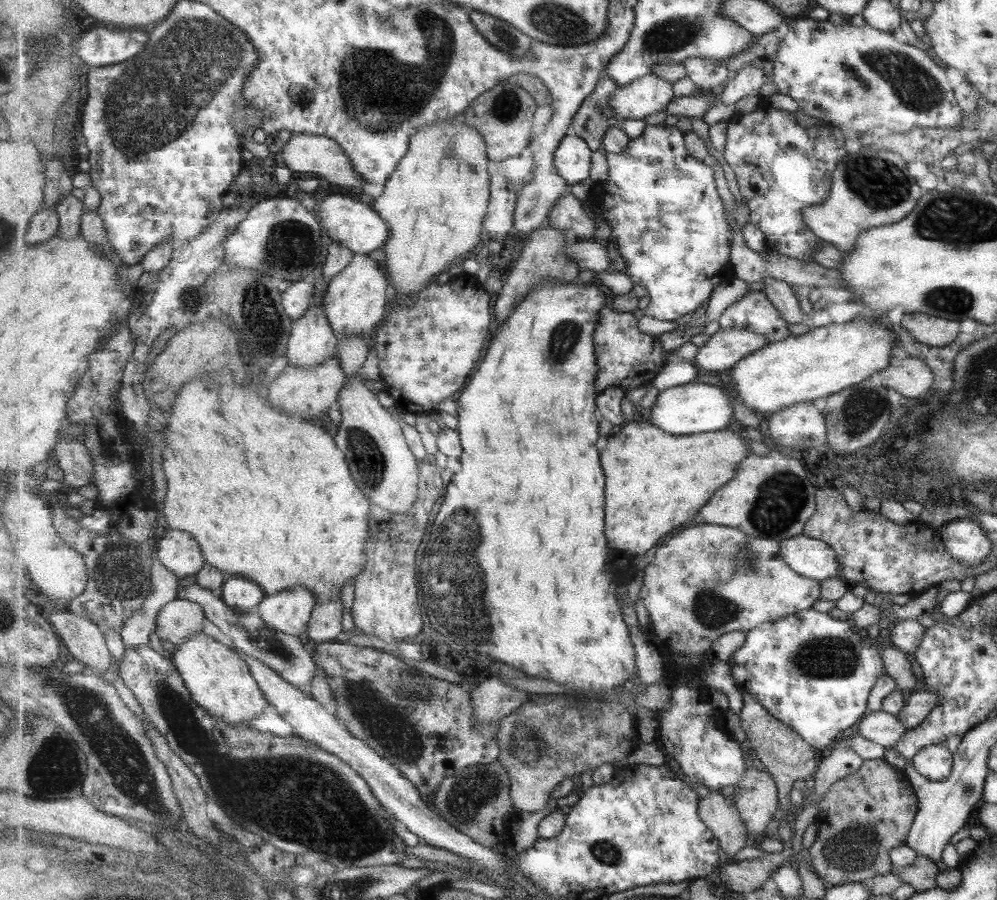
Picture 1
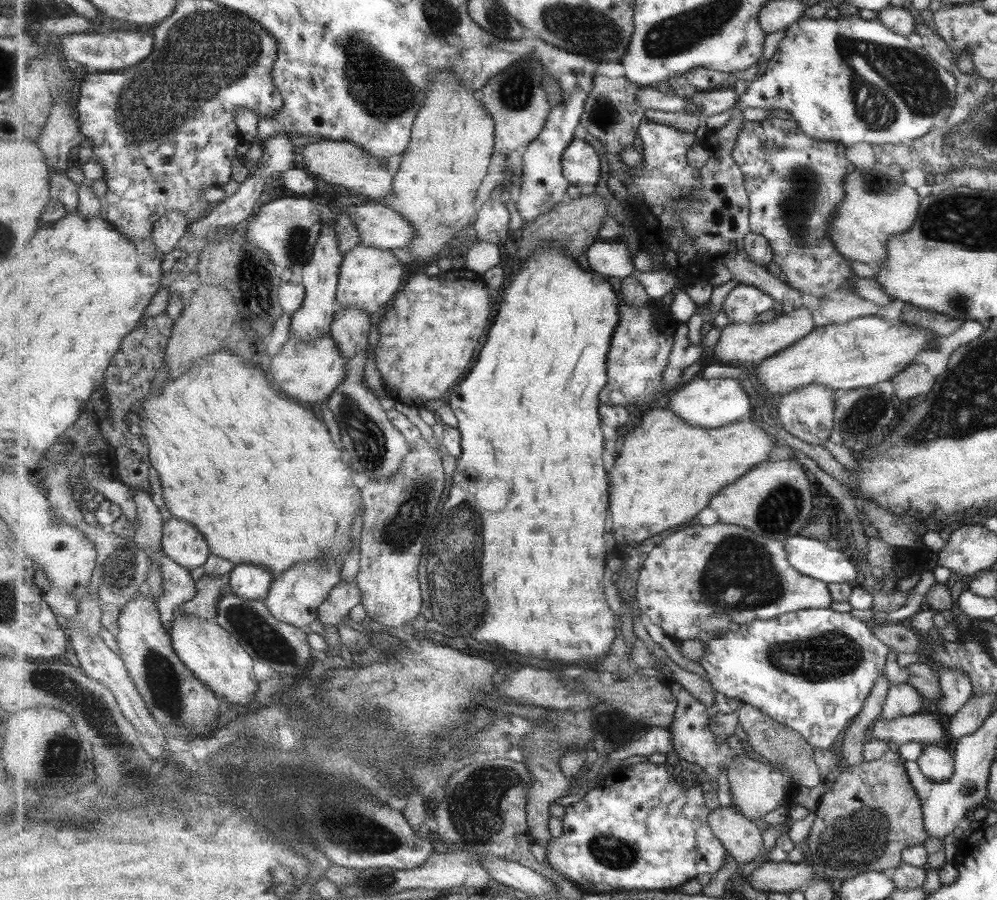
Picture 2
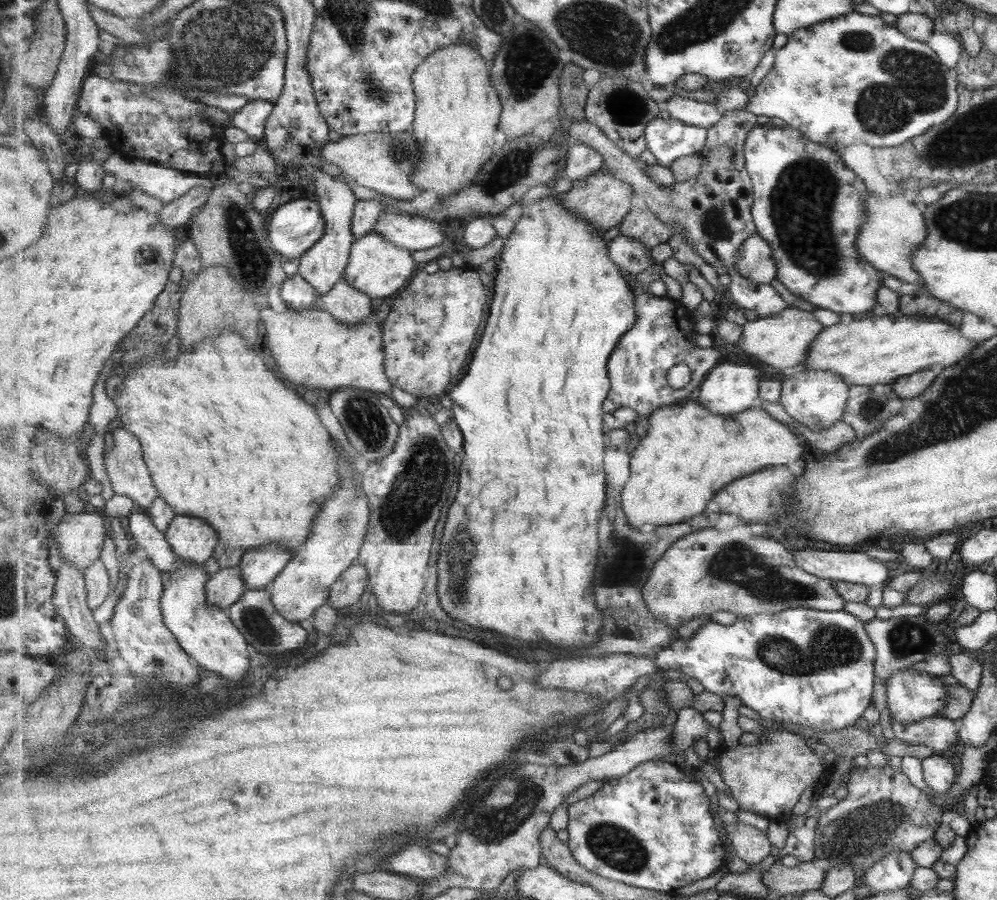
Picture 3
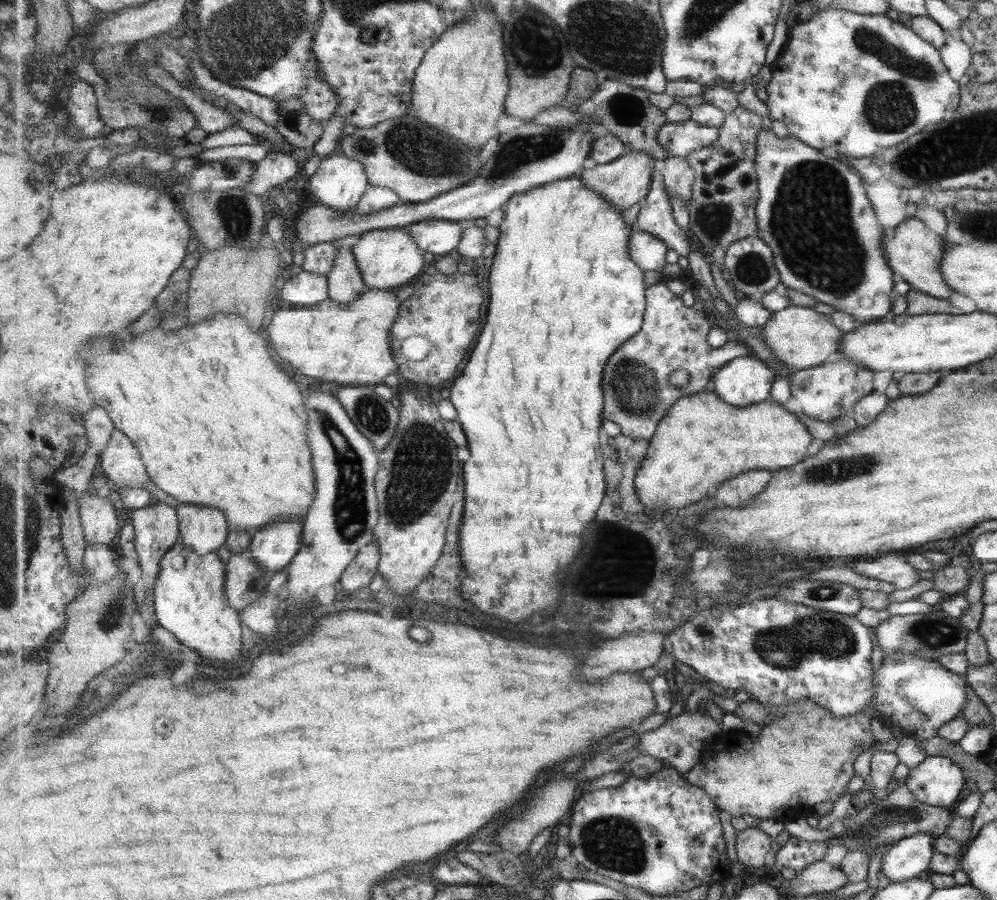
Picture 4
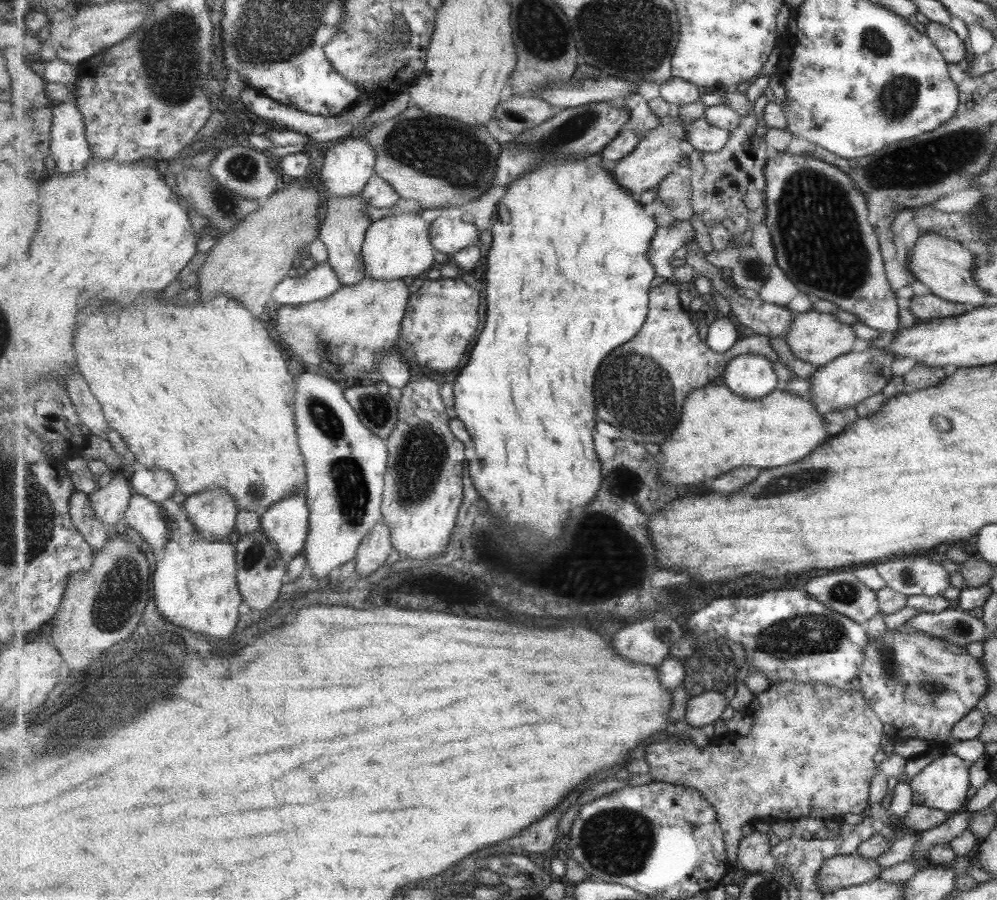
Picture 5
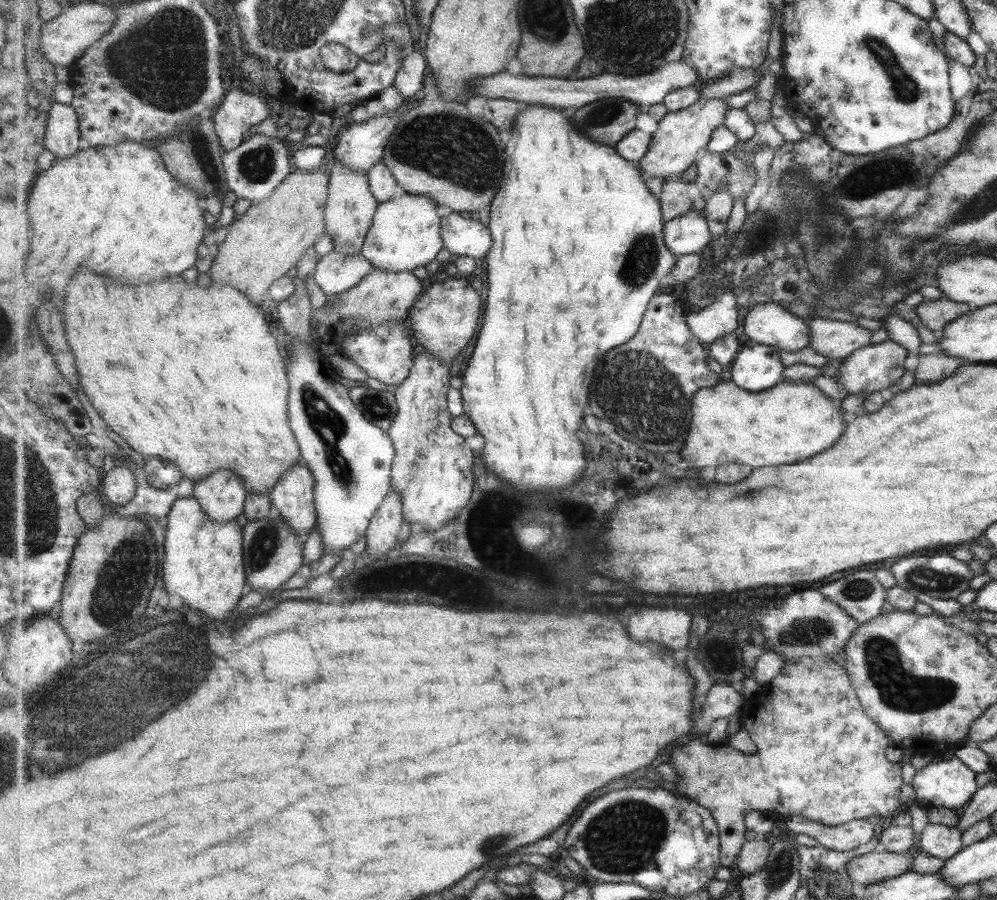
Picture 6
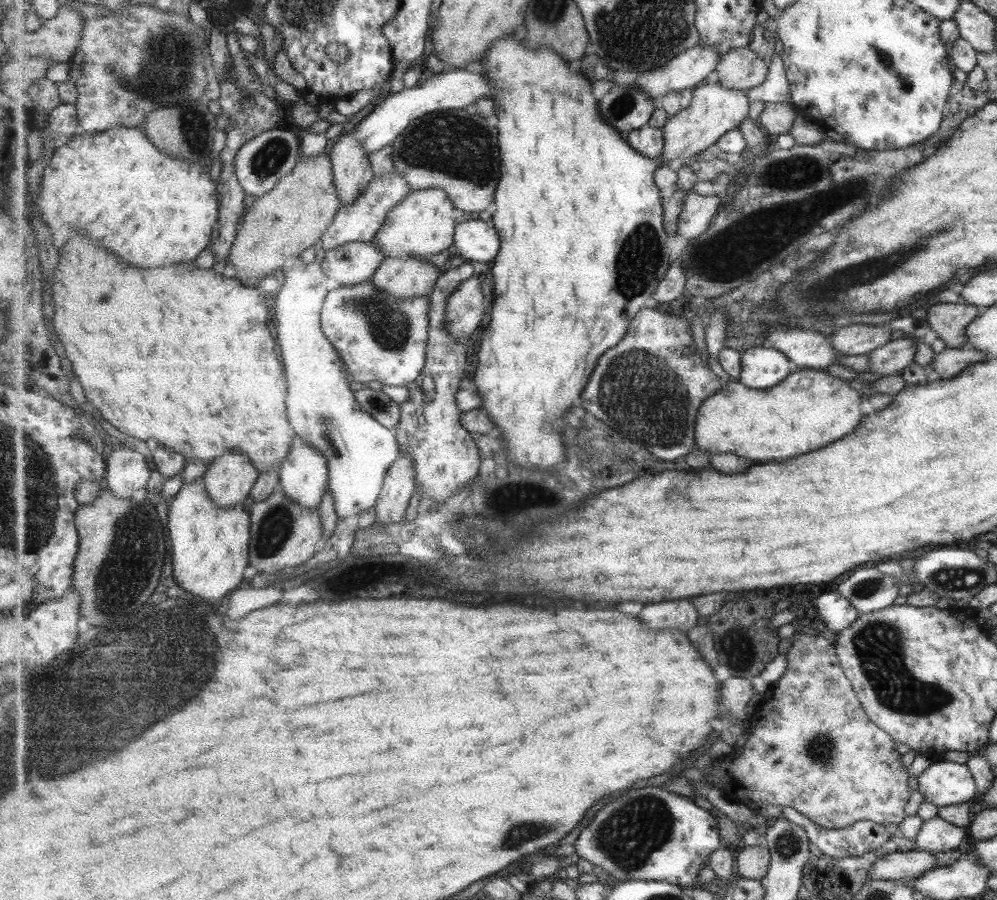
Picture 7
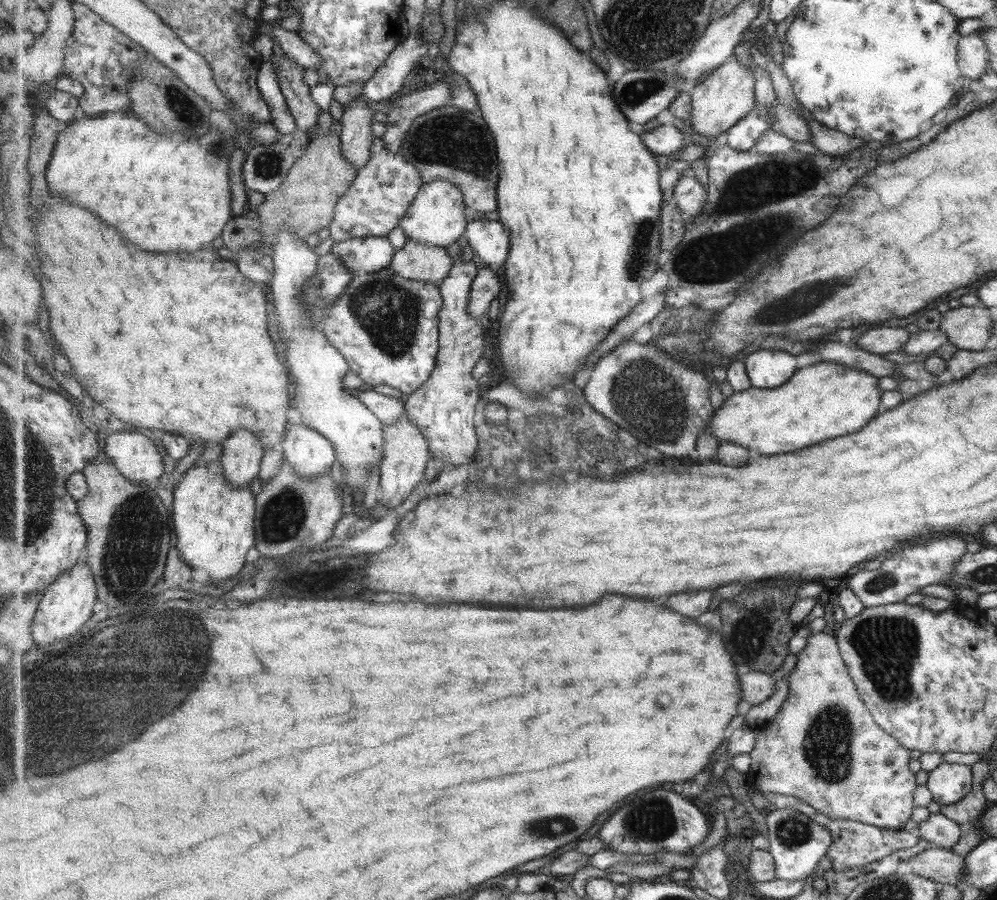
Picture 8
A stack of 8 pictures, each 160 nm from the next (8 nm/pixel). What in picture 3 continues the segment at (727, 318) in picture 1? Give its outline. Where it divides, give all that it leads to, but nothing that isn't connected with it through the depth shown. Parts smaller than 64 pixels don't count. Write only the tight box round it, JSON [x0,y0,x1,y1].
[715,268,790,318]

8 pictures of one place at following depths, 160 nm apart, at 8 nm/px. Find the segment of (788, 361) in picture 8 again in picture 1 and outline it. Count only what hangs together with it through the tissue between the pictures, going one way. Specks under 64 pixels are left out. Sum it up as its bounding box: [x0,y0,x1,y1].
[645,381,733,436]

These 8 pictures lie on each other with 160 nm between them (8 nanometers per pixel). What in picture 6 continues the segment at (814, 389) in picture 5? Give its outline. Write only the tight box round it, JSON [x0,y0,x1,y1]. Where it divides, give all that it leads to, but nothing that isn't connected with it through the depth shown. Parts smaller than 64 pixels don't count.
[834,338,905,395]

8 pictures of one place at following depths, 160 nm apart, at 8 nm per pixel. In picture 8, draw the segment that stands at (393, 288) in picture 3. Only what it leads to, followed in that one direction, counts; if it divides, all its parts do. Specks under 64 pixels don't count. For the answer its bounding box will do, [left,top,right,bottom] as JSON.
[400,180,469,248]

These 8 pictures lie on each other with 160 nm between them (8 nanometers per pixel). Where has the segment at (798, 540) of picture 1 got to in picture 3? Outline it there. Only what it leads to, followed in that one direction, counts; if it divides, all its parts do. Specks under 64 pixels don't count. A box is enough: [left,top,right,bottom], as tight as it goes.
[794,546,889,587]

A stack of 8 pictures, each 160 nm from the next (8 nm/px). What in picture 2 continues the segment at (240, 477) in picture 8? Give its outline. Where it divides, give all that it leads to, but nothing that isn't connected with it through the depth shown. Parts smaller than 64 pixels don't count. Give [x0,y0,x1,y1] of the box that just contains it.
[162,518,211,570]

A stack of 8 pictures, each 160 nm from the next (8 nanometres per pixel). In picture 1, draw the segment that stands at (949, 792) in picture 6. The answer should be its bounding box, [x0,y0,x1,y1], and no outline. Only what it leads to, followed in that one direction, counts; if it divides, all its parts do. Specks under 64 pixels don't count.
[910,744,953,782]

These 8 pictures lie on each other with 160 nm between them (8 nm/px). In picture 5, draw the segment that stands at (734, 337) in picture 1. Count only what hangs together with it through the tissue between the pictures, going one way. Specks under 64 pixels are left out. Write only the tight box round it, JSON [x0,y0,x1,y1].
[785,311,855,367]

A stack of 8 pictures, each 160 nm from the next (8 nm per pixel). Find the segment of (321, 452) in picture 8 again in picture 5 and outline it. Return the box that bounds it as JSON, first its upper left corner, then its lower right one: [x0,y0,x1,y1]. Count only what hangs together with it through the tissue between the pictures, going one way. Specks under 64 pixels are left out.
[261,492,310,559]

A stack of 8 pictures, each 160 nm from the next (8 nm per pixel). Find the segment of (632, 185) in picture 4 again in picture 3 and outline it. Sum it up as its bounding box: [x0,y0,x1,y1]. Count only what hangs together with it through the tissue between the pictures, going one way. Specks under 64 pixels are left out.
[560,169,636,232]

